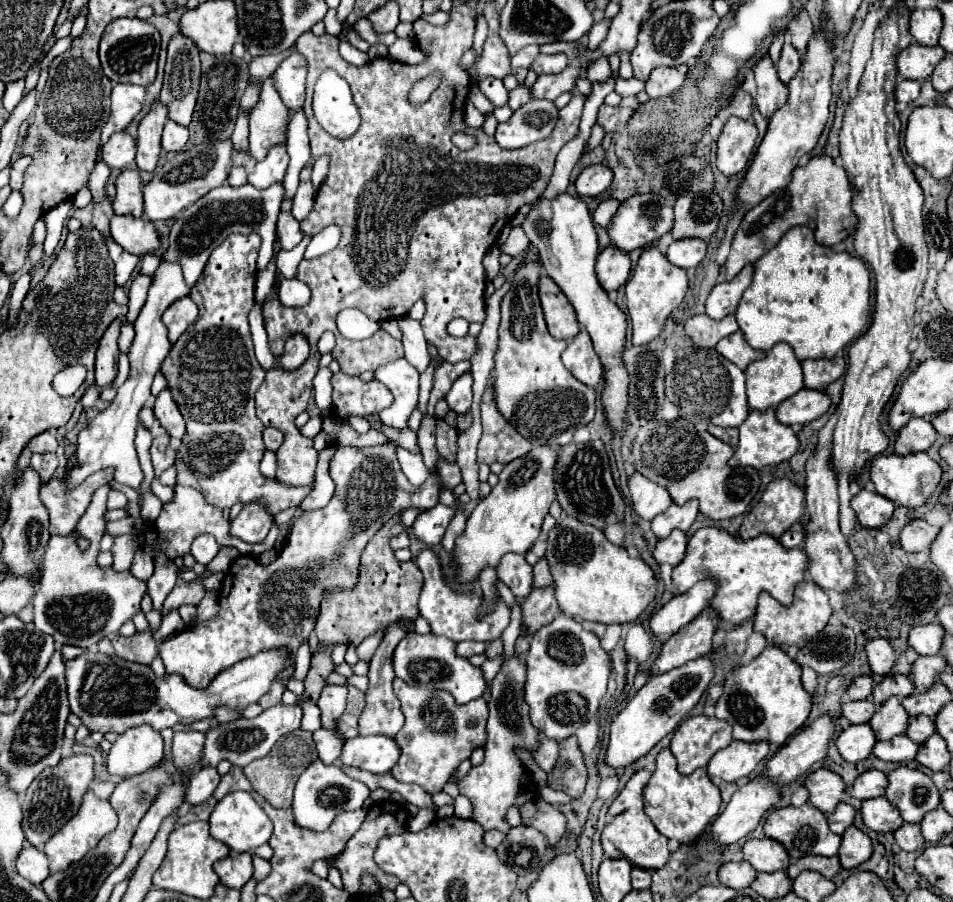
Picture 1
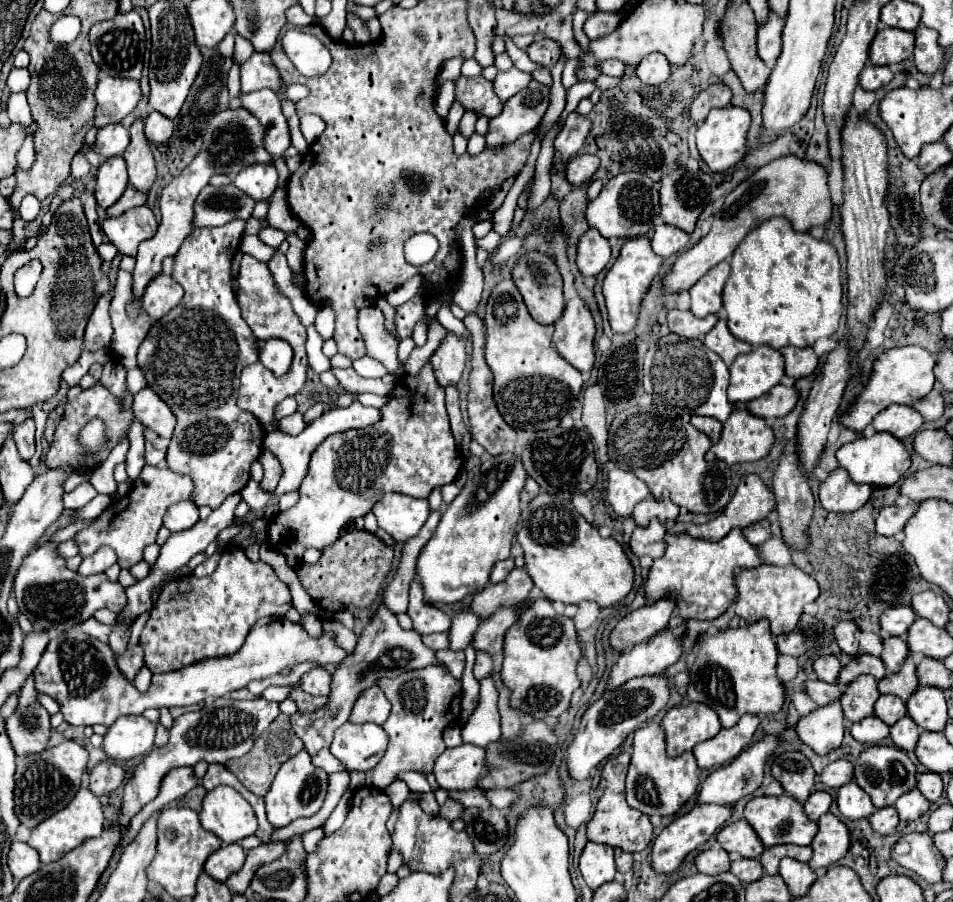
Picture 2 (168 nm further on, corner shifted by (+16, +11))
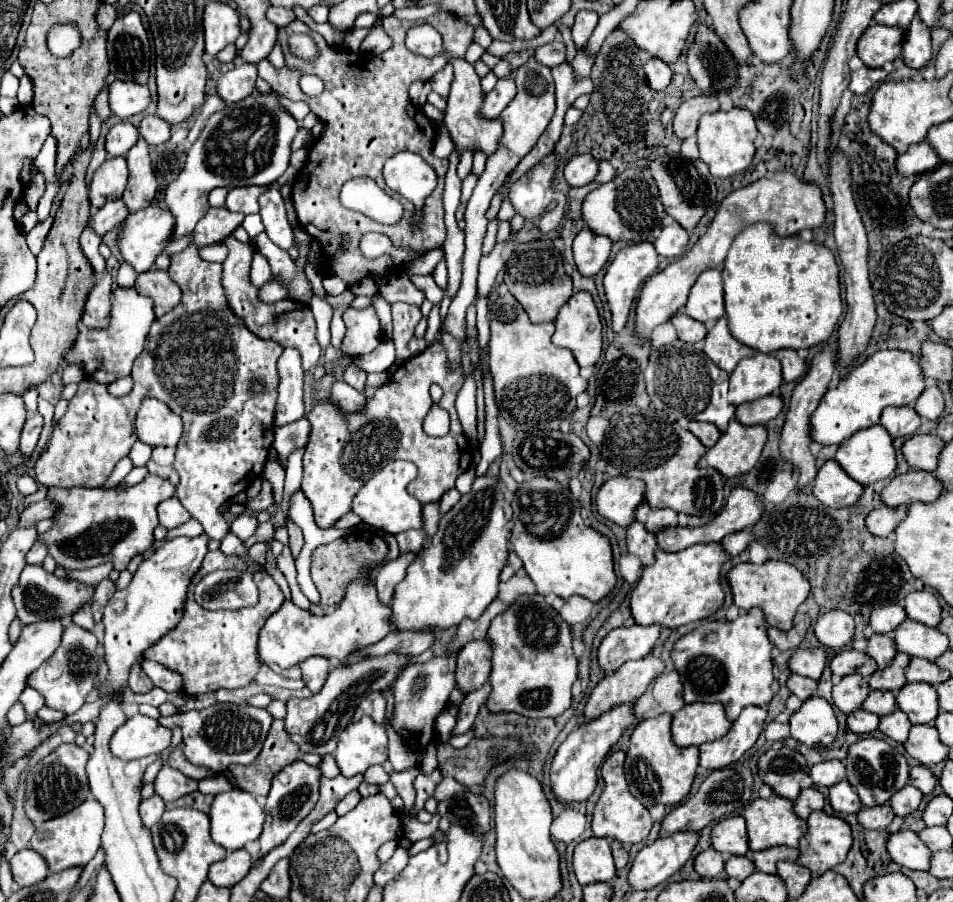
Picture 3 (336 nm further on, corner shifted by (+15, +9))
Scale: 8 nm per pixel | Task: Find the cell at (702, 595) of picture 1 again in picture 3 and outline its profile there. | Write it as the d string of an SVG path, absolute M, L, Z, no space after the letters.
M631 625L613 629L597 649L599 667L609 675L629 659L643 659L659 639L659 625Z

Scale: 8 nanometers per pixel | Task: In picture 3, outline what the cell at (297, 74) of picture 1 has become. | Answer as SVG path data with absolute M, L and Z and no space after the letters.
M251 63L235 65L231 71L223 73L217 81L217 95L225 103L237 103L255 91L257 67Z

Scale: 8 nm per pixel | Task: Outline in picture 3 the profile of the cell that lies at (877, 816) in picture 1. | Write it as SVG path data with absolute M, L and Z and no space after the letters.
M845 779L829 789L829 803L837 813L857 813L863 807L859 795Z

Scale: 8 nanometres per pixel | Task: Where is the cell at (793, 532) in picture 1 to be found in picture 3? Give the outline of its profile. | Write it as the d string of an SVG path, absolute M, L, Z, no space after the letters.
M745 529L745 531L739 531L739 533L727 535L727 537L721 541L721 547L723 547L723 551L727 551L731 557L735 557L735 555L739 555L743 549L747 549L751 541L753 541L753 535L751 535L751 531Z

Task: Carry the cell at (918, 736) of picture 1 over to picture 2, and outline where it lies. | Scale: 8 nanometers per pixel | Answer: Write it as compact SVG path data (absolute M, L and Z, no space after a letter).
M880 695L874 707L874 715L880 717L886 725L894 725L900 717L906 715L906 703L896 695Z

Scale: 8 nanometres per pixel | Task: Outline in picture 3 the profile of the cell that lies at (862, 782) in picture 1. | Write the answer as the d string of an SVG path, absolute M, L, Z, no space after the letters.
M839 759L823 761L809 767L809 777L813 779L815 787L831 787L845 779L845 765Z

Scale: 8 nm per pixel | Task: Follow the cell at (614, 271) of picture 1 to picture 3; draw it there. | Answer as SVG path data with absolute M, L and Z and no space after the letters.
M581 229L573 241L575 265L581 275L593 277L607 263L611 253L611 239L595 235L591 229Z

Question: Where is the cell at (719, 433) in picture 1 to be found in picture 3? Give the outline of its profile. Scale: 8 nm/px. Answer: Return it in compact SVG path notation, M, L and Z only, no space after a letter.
M689 421L689 431L705 445L705 447L713 447L719 439L719 429L709 425L709 423L699 423L699 421Z

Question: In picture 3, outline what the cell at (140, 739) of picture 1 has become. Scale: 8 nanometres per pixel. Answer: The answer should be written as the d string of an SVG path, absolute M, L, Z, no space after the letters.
M135 715L127 719L111 737L111 753L123 761L159 755L171 743L171 731L157 719Z

